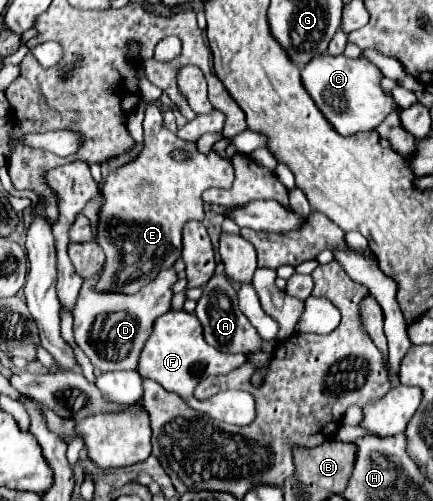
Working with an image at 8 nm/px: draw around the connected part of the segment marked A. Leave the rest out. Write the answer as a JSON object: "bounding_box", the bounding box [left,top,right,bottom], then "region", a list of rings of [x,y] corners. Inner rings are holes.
{"bounding_box":[196,273,274,353],"region":[[[214,273],[212,279],[202,287],[202,297],[196,303],[196,317],[200,319],[204,327],[204,339],[208,345],[214,345],[220,351],[226,353],[250,353],[250,351],[264,351],[272,353],[274,351],[274,341],[266,343],[258,337],[246,315],[238,309],[238,299],[236,299],[236,287],[234,283],[224,275],[224,273]]]}

